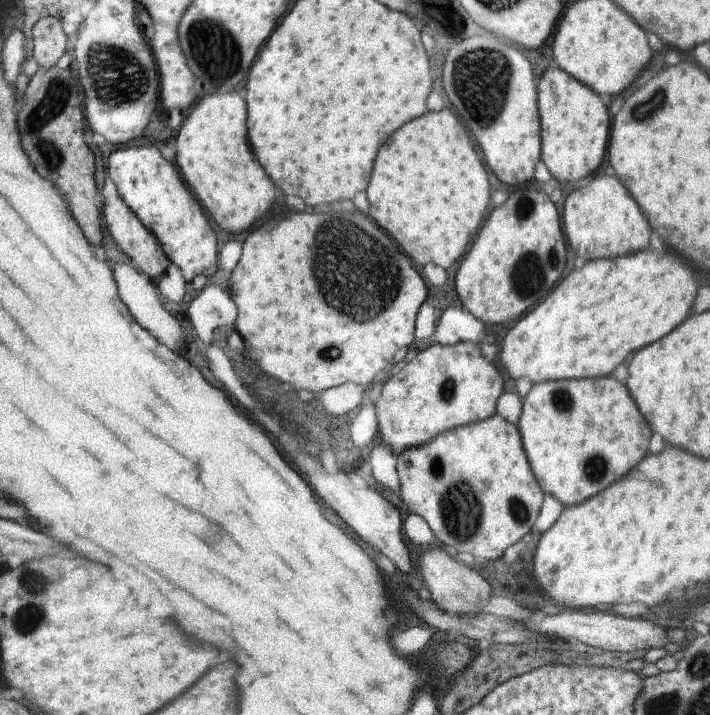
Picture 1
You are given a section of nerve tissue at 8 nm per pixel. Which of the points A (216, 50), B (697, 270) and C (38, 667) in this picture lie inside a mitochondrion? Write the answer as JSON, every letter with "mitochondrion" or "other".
{"A":"mitochondrion","B":"other","C":"other"}

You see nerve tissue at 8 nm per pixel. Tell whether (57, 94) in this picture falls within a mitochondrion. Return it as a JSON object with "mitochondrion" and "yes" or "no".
{"mitochondrion":"yes"}

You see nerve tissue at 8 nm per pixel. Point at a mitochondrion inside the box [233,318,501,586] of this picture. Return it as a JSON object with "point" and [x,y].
{"point":[460,510]}

